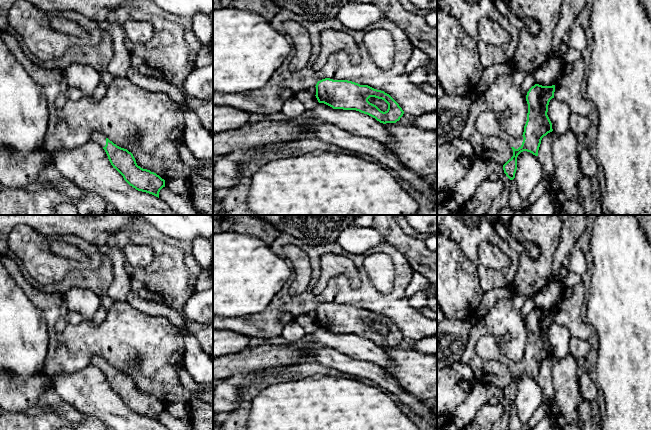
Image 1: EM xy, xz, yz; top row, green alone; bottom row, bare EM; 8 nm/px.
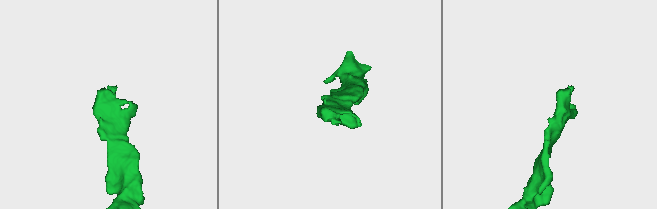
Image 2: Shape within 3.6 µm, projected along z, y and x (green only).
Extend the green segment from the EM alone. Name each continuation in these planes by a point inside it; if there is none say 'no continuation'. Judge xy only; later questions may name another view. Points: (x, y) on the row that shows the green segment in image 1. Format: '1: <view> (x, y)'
1: xy (97, 137)

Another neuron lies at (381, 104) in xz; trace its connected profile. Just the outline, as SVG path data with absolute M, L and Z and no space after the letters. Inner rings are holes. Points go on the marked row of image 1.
M370 97L368 101L374 105L376 105L381 111L385 112L388 109L388 104L382 100L375 97Z

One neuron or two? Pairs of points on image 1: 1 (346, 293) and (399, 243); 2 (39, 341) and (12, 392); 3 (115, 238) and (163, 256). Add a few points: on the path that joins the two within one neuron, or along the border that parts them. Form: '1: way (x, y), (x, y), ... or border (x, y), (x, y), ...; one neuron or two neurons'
1: border (386, 241), (394, 246), (410, 265); two neurons
2: border (39, 377), (33, 376), (23, 384), (10, 381); two neurons
3: way (128, 238), (148, 238), (153, 243); one neuron

